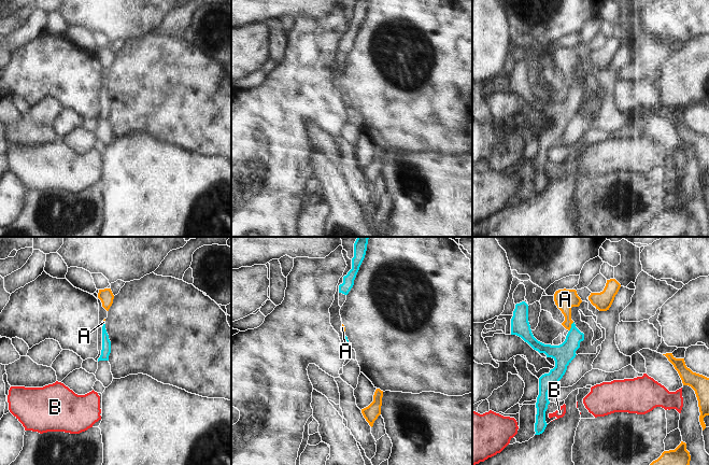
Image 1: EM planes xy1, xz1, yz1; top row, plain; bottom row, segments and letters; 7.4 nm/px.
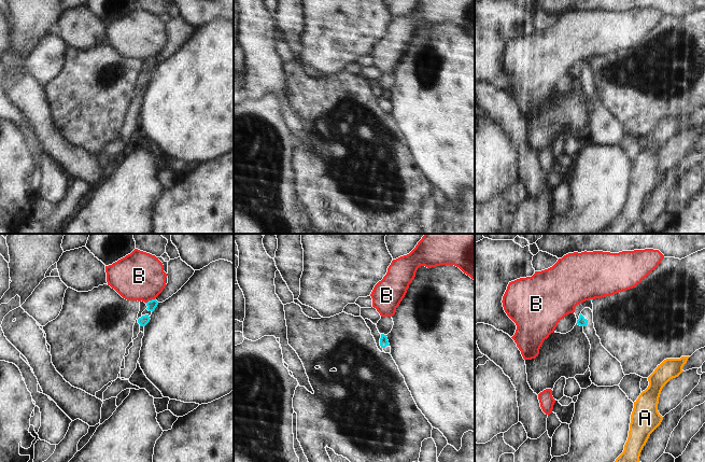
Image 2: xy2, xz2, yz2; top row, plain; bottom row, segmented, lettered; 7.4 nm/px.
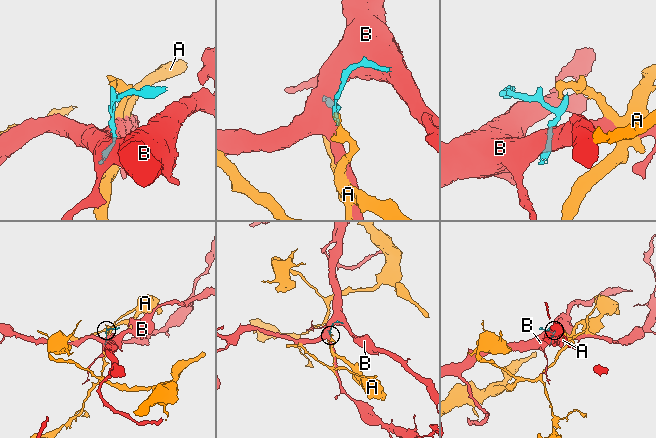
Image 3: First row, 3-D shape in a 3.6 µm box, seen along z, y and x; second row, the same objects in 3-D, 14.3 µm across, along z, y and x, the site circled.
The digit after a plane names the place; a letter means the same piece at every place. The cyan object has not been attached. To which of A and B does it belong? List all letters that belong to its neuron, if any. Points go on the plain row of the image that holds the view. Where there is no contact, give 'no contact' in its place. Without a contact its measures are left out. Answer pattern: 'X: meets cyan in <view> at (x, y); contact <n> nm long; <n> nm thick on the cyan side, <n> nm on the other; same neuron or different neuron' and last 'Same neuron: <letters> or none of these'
A: meets cyan in yz1 at (571, 85); contact 80 nm long; 160 nm thick on the cyan side, 160 nm on the other; different neuron
B: meets cyan in xy2 at (150, 59); contact 90 nm long; 70 nm thick on the cyan side, 360 nm on the other; different neuron
Same neuron: none of these

